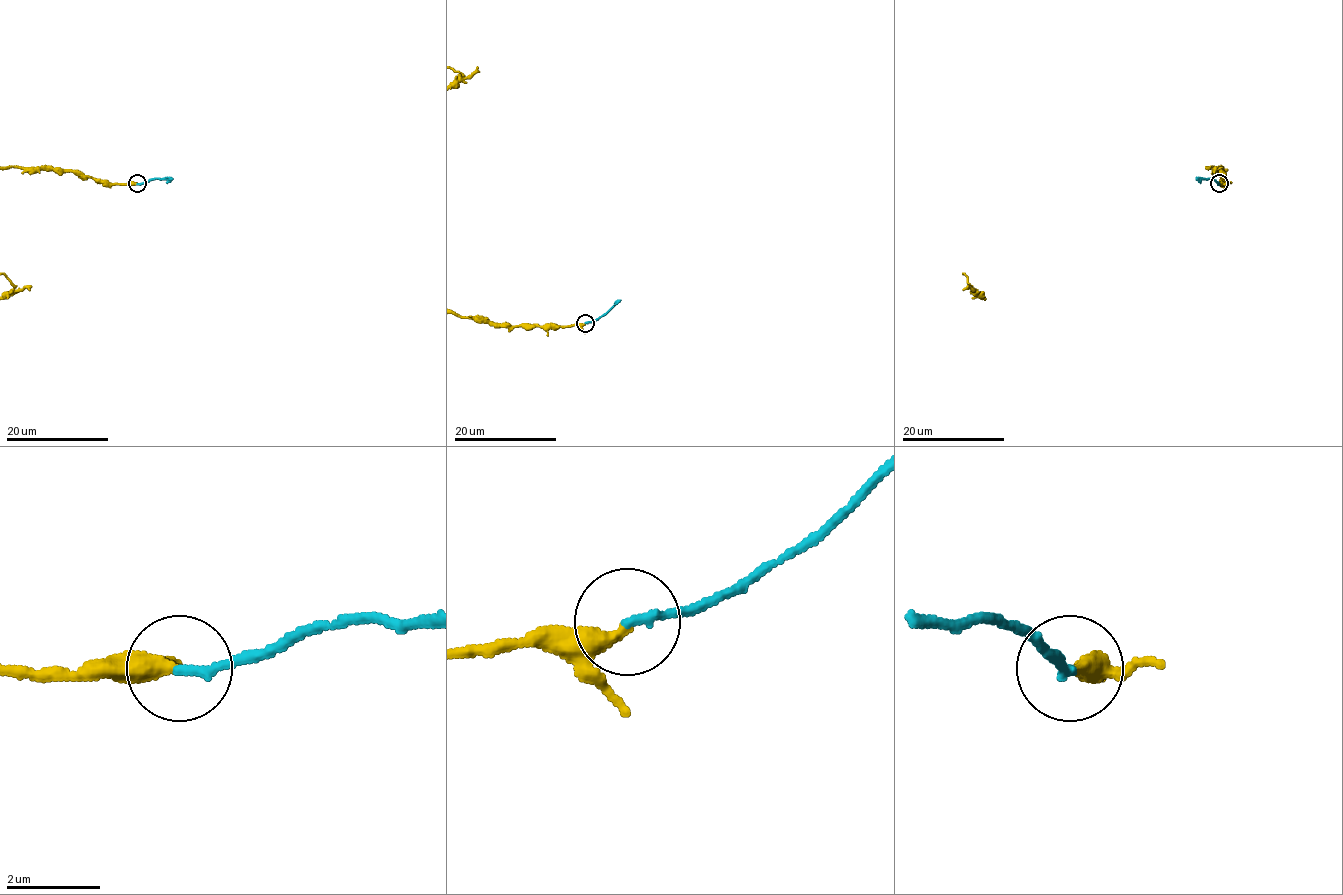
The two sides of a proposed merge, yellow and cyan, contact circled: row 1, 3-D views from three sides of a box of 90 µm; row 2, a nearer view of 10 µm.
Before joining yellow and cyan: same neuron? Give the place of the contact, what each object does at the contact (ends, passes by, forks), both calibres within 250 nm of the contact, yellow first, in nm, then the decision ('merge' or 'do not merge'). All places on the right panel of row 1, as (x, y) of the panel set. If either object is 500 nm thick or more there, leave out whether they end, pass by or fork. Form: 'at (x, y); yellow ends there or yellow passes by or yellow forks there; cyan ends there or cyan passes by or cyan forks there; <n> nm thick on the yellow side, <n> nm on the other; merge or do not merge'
at (1219, 183); yellow ends there; cyan ends there; 360 nm thick on the yellow side, 200 nm on the other; merge

